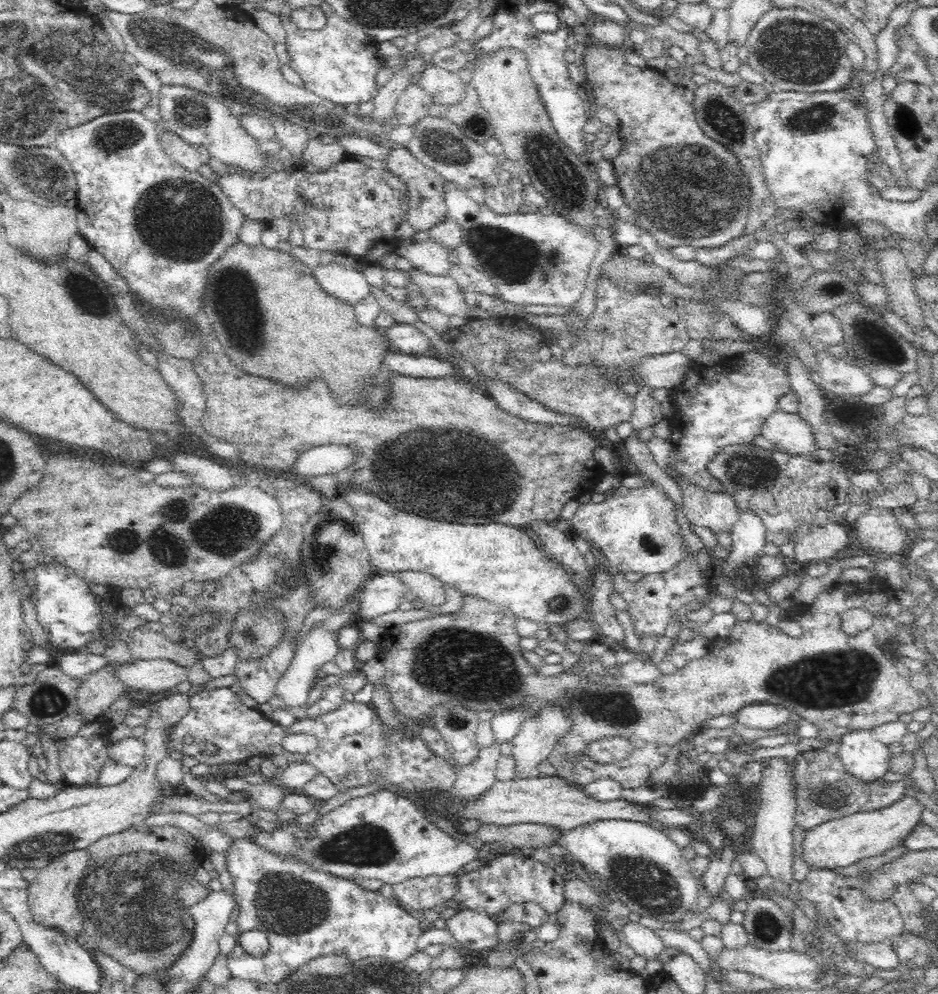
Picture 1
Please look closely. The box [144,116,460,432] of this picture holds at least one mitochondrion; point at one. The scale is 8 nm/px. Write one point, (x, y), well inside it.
(240, 317)

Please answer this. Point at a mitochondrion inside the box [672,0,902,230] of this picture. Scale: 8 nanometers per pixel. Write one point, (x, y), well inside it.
(803, 50)

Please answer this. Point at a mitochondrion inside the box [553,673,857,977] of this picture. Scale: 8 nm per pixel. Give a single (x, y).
(649, 884)

